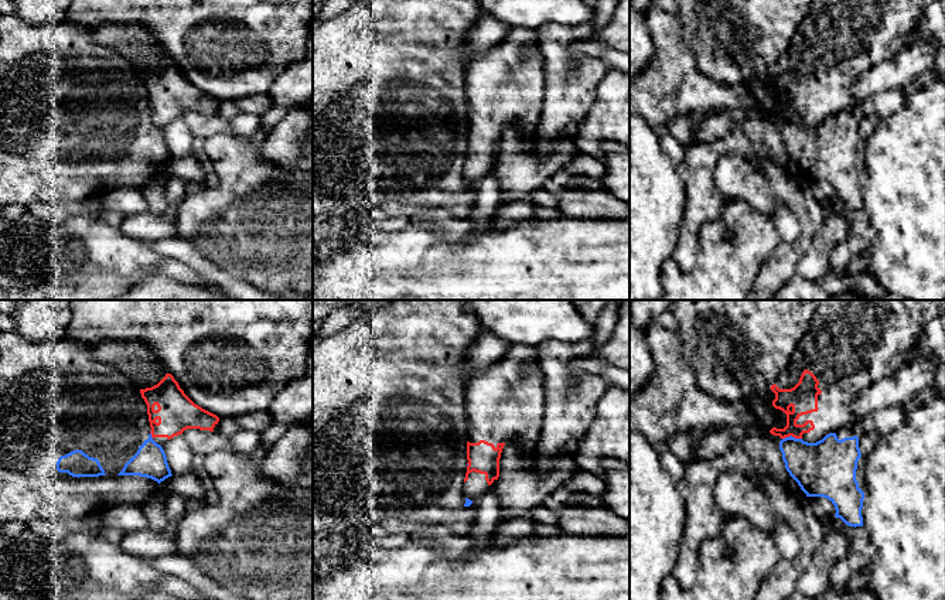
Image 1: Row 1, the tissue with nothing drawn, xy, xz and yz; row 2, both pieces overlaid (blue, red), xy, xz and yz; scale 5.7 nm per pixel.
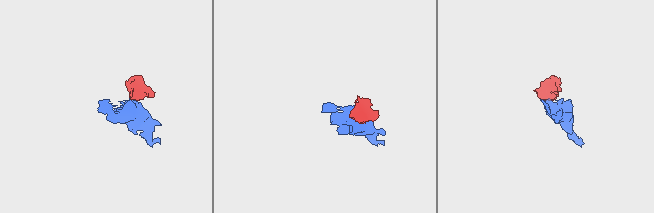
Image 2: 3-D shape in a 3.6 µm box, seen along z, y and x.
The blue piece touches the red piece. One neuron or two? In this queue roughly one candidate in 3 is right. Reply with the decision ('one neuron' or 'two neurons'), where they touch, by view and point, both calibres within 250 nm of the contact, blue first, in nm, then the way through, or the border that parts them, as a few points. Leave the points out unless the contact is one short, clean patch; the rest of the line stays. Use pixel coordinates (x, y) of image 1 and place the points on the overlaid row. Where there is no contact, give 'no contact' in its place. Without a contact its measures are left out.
two neurons; meets blue in yz at (791, 436); 320 nm thick on the blue side, 160 nm on the other; border along yz (801, 437), (785, 436), (783, 439)

